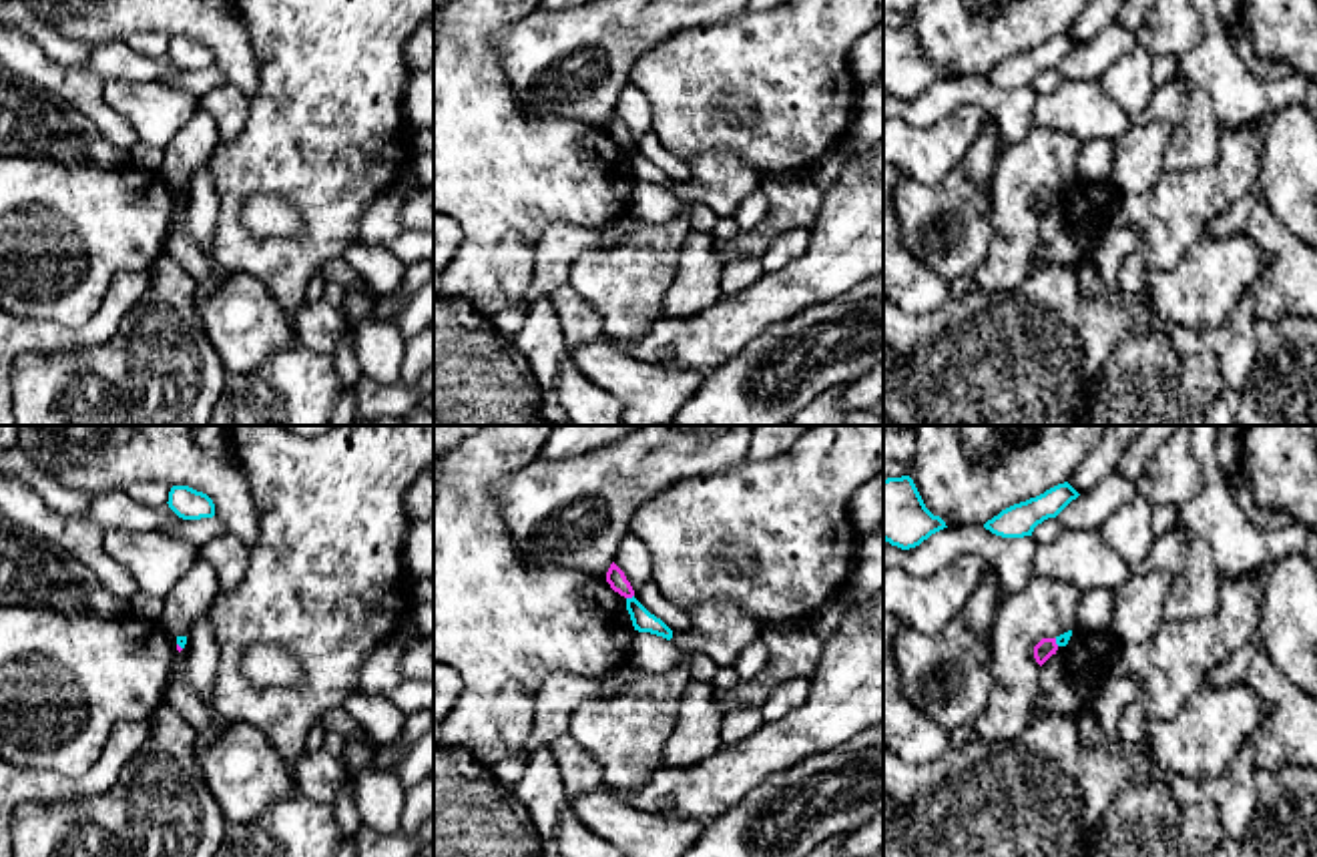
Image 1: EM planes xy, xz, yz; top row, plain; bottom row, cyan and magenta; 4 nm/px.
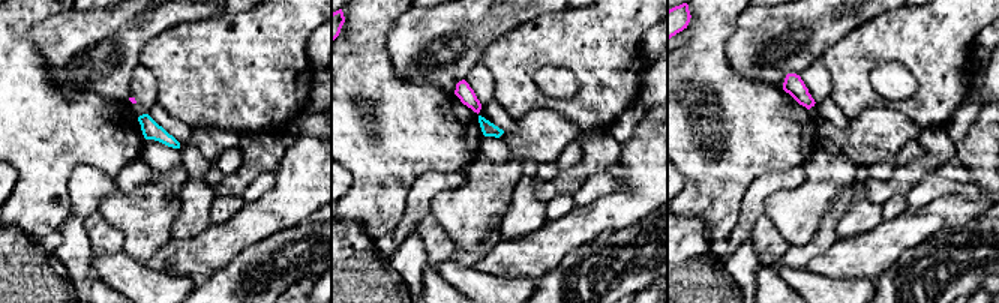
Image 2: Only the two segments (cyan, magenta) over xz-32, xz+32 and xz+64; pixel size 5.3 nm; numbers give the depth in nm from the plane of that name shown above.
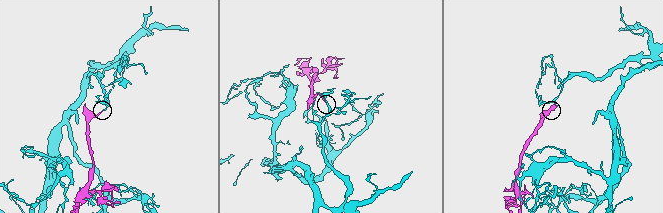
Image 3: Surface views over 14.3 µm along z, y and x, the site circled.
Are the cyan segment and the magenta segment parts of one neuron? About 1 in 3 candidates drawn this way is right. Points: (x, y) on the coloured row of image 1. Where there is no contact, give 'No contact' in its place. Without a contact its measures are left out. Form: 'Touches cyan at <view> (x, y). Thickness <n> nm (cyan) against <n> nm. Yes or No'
Touches cyan at xz (629, 599). Thickness 90 nm (cyan) against 80 nm. No

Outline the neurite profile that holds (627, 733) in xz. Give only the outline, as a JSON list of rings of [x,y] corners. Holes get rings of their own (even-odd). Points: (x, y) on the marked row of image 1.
[[[630,662],[626,686],[616,696],[590,698],[572,712],[568,735],[600,765],[606,787],[632,795],[665,767],[665,747],[689,684],[685,662],[667,672],[648,672]]]

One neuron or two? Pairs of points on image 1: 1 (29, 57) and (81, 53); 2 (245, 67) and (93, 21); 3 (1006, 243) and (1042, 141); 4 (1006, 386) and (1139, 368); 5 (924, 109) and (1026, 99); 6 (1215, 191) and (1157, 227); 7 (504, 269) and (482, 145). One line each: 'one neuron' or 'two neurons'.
1: two neurons
2: one neuron
3: one neuron
4: two neurons
5: one neuron
6: one neuron
7: one neuron

